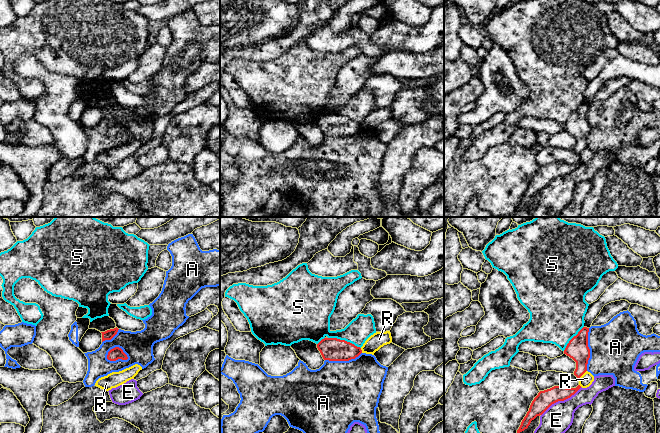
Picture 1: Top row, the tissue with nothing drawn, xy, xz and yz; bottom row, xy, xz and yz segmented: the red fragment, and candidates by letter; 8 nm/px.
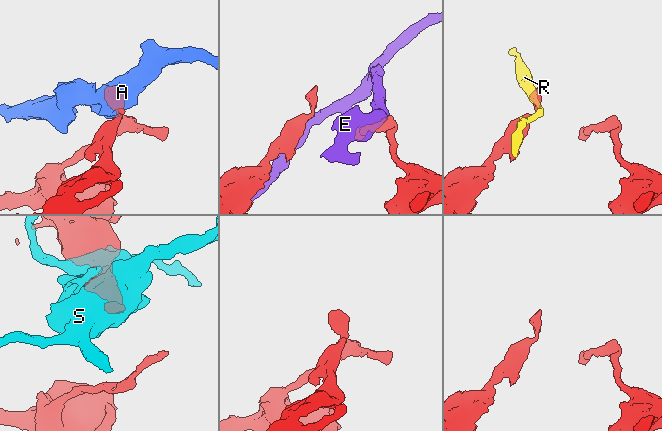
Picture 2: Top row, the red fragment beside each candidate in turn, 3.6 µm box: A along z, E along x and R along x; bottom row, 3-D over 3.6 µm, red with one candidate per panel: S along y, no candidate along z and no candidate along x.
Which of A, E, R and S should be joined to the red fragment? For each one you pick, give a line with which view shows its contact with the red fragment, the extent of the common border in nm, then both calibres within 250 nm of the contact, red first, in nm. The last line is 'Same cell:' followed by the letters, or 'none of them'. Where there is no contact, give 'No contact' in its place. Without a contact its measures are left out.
Same cell: none of them

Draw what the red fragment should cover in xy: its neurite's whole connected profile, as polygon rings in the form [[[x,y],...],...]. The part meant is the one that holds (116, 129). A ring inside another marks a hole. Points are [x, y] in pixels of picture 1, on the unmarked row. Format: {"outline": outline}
{"outline": [[[115,123],[108,128],[107,135],[110,137],[116,137],[118,135],[127,136],[127,131],[119,123]]]}

